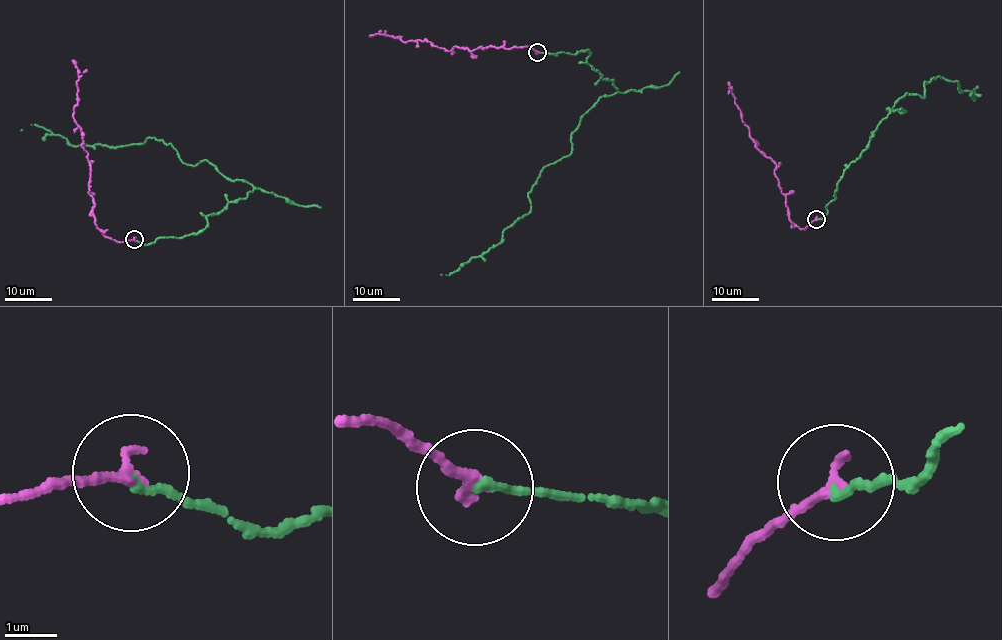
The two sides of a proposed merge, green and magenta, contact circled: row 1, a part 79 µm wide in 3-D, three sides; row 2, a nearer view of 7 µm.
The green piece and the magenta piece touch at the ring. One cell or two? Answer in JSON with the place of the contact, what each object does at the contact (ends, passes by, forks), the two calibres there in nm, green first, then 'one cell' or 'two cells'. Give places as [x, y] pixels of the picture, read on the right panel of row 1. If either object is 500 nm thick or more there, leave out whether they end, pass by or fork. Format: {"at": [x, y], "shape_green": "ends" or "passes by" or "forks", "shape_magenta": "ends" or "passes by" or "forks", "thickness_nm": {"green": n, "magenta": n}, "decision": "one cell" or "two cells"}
{"at": [816, 219], "shape_green": "ends", "shape_magenta": "ends", "thickness_nm": {"green": 170, "magenta": 240}, "decision": "one cell"}

